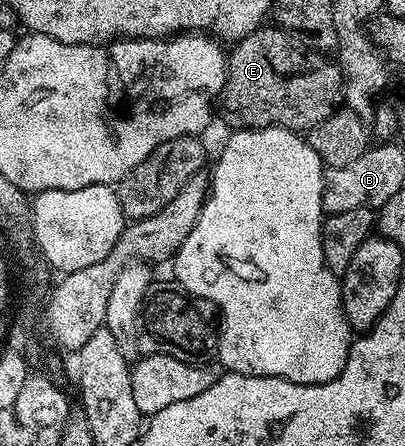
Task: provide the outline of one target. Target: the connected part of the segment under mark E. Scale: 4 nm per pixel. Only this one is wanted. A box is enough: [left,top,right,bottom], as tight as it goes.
[219,25,342,133]

